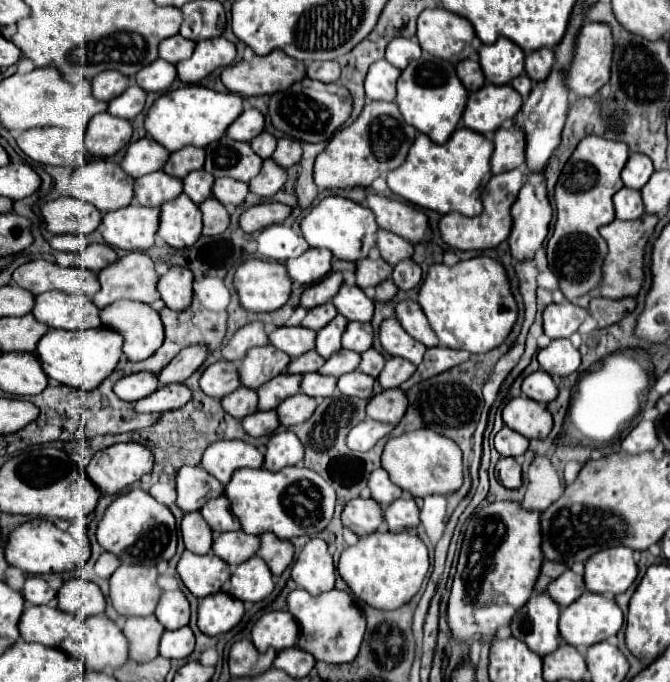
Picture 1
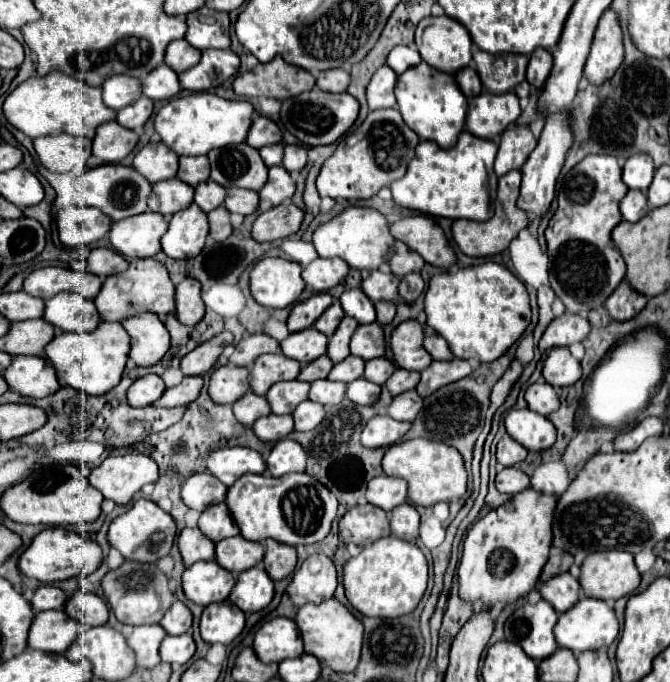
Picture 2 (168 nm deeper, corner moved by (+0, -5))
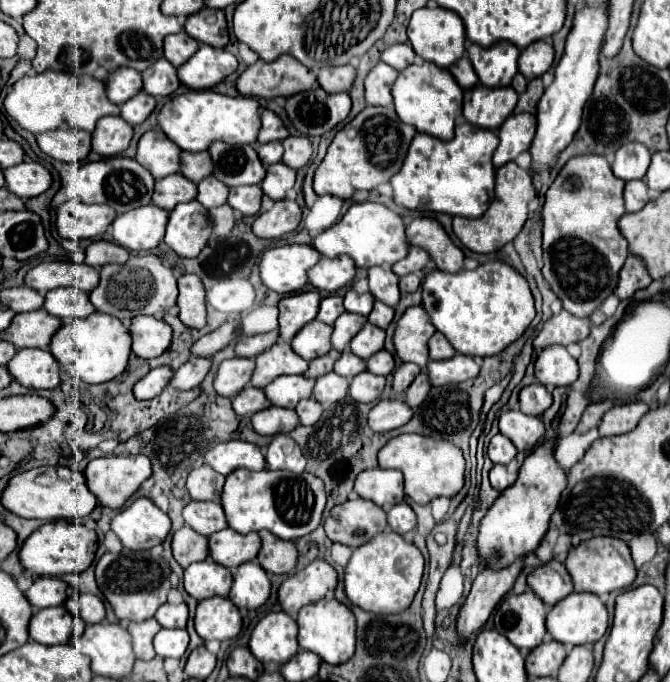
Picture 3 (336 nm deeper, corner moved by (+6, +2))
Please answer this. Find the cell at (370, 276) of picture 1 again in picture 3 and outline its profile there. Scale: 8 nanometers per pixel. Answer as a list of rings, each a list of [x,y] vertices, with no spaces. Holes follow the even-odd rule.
[[[387,266],[369,268],[369,290],[371,294],[387,306],[397,306],[399,302],[399,286],[397,274]]]

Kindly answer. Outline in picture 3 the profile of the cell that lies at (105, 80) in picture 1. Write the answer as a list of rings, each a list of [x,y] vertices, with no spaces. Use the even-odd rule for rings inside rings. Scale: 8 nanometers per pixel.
[[[117,68],[107,80],[107,96],[113,104],[123,104],[143,90],[141,74],[131,68]]]

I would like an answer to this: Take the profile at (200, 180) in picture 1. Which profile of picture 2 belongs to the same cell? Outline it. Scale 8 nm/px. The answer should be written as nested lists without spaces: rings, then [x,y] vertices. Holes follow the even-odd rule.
[[[211,179],[209,181],[203,181],[203,183],[199,183],[197,187],[195,187],[195,203],[199,205],[199,209],[201,211],[205,211],[205,213],[209,213],[209,211],[213,211],[215,207],[219,207],[219,205],[223,205],[223,199],[225,199],[225,189],[221,187],[221,185],[217,185],[217,183],[213,183]]]

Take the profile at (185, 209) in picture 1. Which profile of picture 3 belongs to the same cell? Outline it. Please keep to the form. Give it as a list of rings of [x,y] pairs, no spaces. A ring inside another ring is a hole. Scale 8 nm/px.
[[[197,202],[177,204],[169,212],[165,244],[181,258],[195,258],[211,234],[211,220],[207,210]]]

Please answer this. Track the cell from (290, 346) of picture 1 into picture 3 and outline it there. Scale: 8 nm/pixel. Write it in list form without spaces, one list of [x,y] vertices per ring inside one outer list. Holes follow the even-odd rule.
[[[313,320],[297,332],[297,336],[291,340],[291,346],[299,356],[303,356],[303,360],[311,362],[313,358],[325,356],[331,350],[331,332],[333,328],[329,324]]]

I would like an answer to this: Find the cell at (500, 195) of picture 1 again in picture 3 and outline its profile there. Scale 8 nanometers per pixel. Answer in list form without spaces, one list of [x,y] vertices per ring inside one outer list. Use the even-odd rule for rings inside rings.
[[[507,162],[497,170],[497,186],[495,186],[495,200],[491,202],[489,210],[481,218],[453,218],[453,232],[461,240],[461,244],[473,252],[495,252],[511,242],[523,228],[529,218],[529,202],[535,198],[535,186],[527,170],[519,168],[515,162]]]

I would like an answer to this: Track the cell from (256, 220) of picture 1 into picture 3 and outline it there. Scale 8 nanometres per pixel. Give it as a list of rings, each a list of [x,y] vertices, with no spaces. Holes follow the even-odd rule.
[[[279,200],[271,210],[259,214],[253,222],[253,232],[259,238],[281,238],[293,232],[301,222],[301,208],[293,200]]]

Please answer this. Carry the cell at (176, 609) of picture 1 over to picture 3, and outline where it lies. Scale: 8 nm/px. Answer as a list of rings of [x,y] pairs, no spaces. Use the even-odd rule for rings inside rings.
[[[163,604],[157,614],[155,614],[157,622],[163,626],[163,628],[185,628],[187,624],[187,618],[189,618],[189,610],[187,610],[187,604]]]

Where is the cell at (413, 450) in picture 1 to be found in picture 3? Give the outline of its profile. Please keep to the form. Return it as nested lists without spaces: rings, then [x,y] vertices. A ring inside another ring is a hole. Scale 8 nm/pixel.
[[[401,434],[391,438],[379,450],[381,468],[397,468],[405,476],[405,494],[417,504],[427,504],[433,498],[453,498],[465,484],[465,458],[461,448],[447,444],[445,440],[433,440],[419,434]]]

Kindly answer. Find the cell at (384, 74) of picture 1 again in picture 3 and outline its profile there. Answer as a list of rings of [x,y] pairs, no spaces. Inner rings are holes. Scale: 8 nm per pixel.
[[[379,62],[369,76],[365,78],[365,98],[369,106],[391,106],[391,86],[397,78],[397,70],[387,66],[385,62]]]

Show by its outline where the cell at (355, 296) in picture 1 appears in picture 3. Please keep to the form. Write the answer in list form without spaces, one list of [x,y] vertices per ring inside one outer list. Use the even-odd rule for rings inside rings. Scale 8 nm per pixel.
[[[353,288],[347,290],[347,294],[345,294],[345,310],[347,312],[369,316],[373,302],[375,302],[375,298],[371,294],[357,294]]]

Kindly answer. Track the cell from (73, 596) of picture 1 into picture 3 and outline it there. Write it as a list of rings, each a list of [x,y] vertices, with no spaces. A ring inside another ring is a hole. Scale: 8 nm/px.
[[[79,594],[81,602],[81,618],[87,624],[99,624],[105,620],[105,604],[101,598],[93,594]]]

